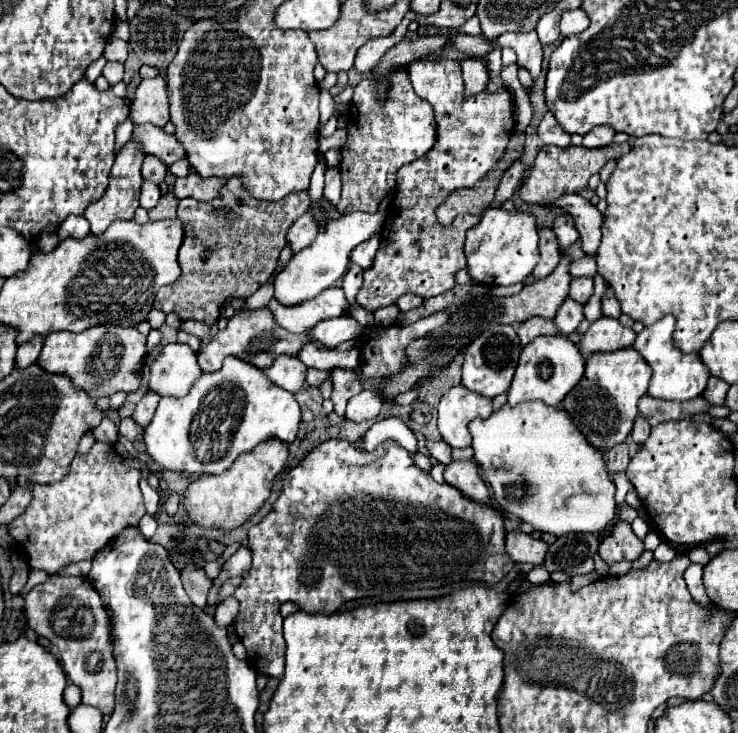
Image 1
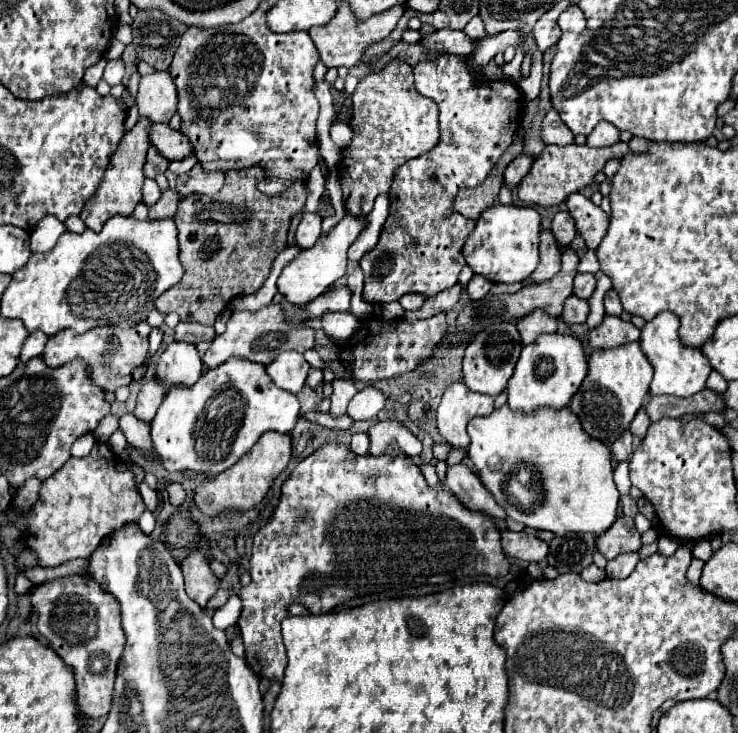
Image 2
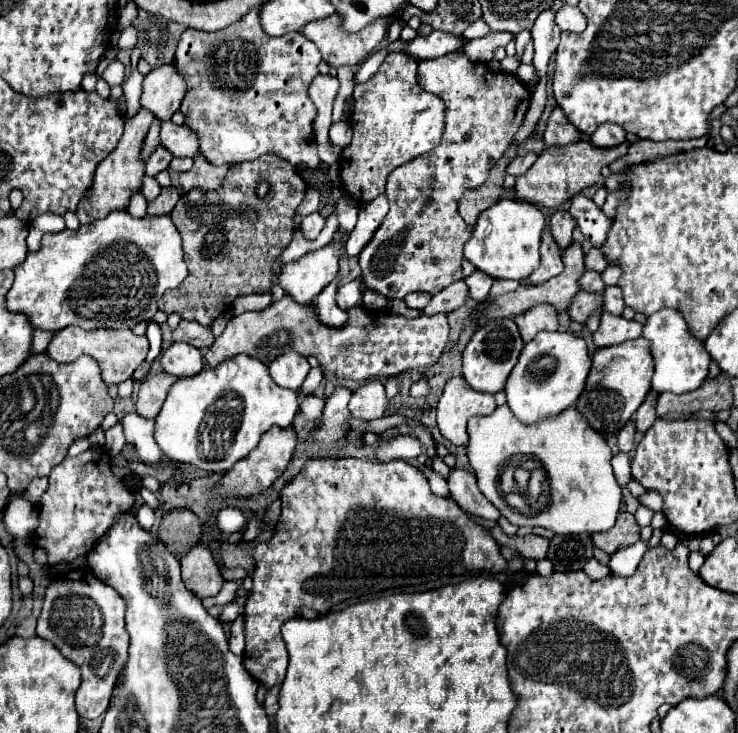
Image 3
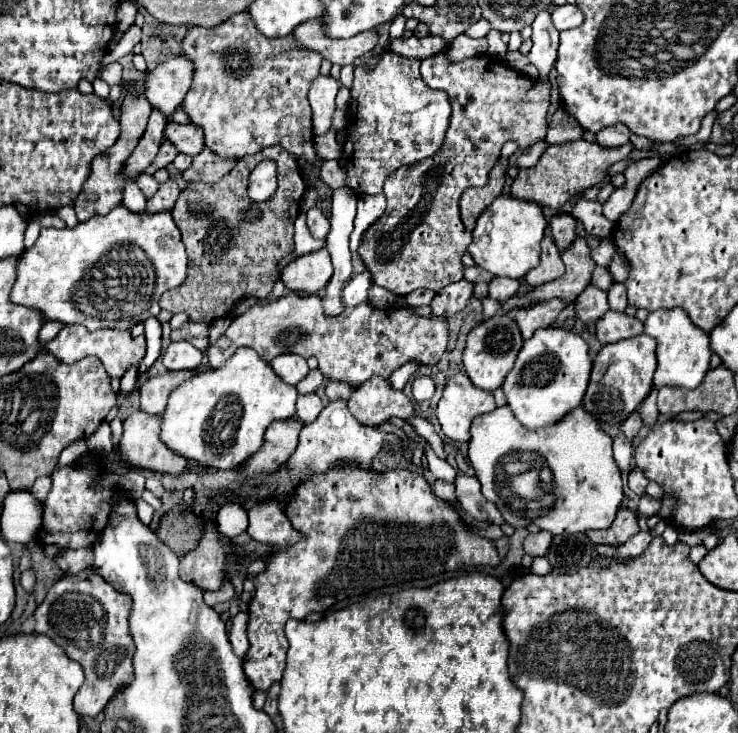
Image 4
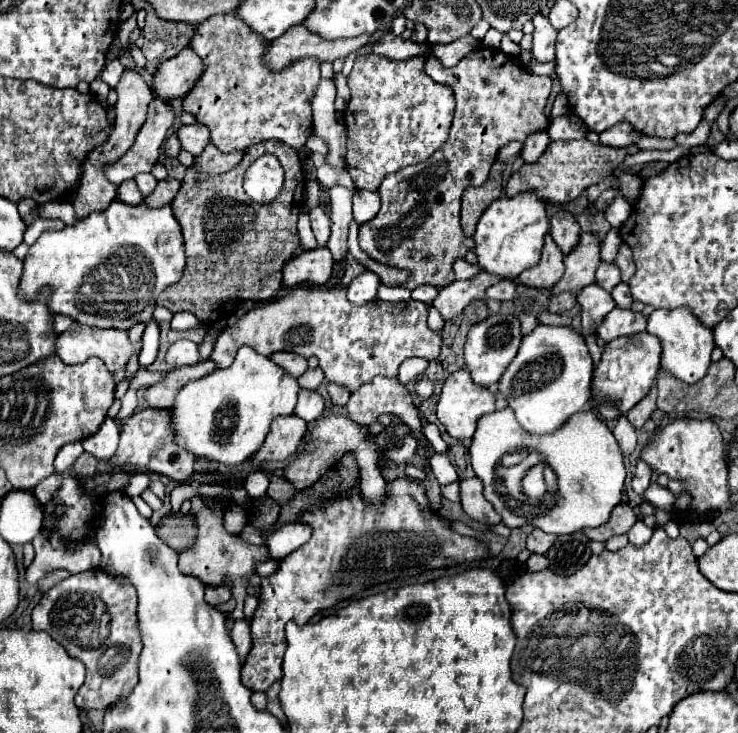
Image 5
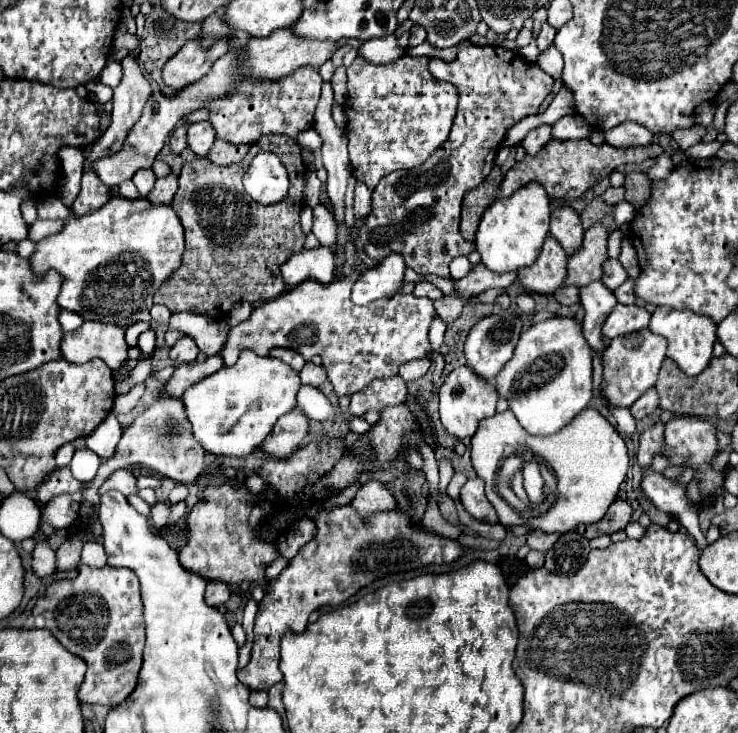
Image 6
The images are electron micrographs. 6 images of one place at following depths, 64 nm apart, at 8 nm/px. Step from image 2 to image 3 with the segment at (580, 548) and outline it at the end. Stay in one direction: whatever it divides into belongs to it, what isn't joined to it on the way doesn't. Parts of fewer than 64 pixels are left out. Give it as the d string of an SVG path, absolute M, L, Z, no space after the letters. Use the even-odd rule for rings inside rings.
M590 534L554 536L546 558L554 564L556 572L574 572L582 570L582 566L592 558L592 548Z

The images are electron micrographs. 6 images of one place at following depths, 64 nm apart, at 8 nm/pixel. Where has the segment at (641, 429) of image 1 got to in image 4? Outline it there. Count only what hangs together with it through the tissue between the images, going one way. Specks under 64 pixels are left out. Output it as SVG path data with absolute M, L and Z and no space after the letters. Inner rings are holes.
M654 388L654 390L648 394L648 398L640 404L640 408L638 408L640 418L644 420L644 426L654 426L658 414L660 414L658 408L656 408L656 394L658 394L658 390Z

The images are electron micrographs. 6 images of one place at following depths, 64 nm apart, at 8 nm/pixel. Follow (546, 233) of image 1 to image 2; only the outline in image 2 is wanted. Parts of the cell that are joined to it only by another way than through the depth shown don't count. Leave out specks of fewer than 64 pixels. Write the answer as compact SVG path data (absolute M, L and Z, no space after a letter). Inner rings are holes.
M542 230L540 232L540 264L532 272L532 280L534 282L550 280L560 270L560 256L562 256L562 250L556 244L556 238L552 236L552 232Z

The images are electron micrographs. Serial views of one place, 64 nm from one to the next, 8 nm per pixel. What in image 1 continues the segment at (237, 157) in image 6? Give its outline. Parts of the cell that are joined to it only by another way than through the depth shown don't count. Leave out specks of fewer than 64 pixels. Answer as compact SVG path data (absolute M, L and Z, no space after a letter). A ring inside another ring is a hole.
M190 172L186 178L176 178L174 182L174 196L182 198L196 198L196 200L214 200L222 188L224 180L220 178L200 178L196 172Z

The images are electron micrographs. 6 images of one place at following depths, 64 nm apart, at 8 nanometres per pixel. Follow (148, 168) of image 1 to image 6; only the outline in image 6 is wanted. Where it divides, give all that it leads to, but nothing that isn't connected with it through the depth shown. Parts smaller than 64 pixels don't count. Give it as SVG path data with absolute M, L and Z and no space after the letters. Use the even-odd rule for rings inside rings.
M182 124L182 126L178 126L178 128L174 128L174 132L172 132L172 136L170 136L170 150L174 152L174 154L180 154L184 148L186 148L186 130L188 130L188 126L190 124Z

